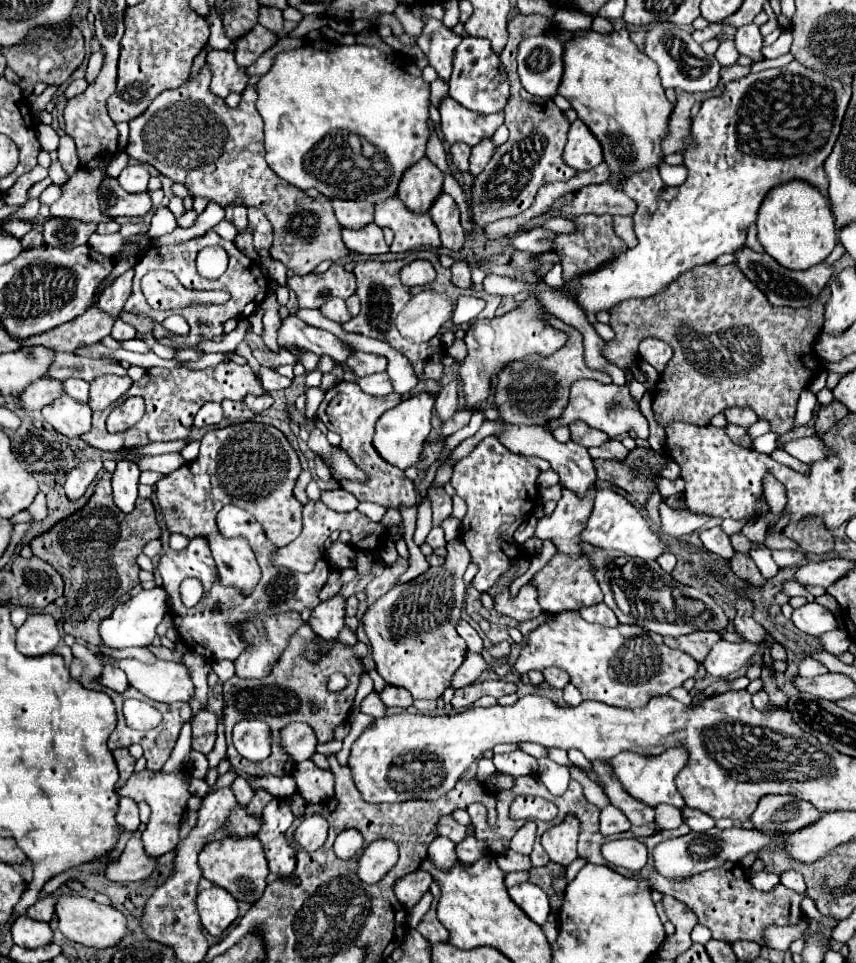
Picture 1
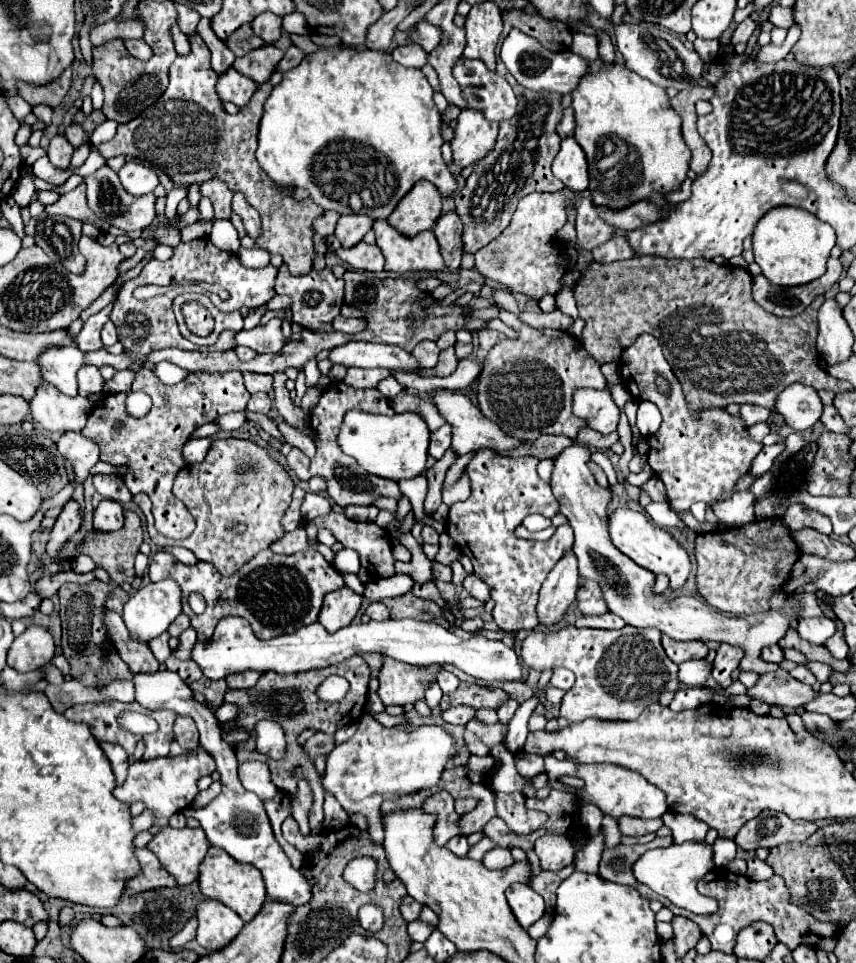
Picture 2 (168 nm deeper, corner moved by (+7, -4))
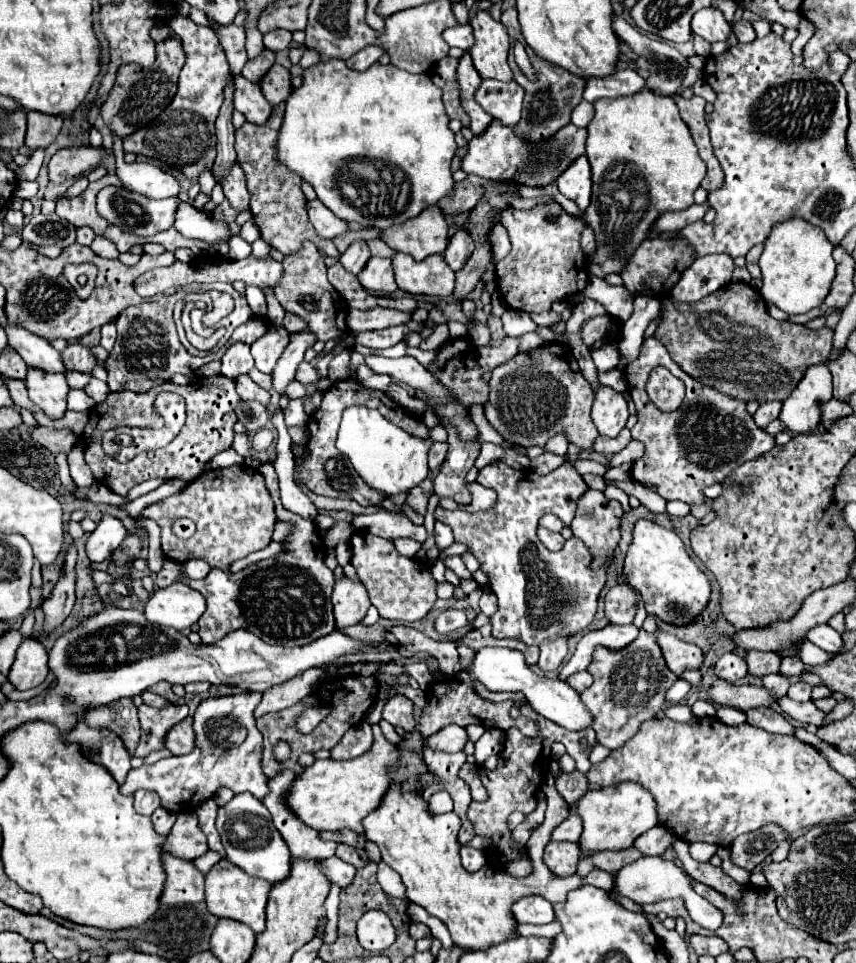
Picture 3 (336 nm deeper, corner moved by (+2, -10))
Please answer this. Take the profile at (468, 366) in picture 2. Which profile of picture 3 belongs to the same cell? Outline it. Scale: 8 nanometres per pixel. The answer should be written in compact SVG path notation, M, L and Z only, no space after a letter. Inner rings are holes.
M505 338L499 346L493 348L479 348L477 358L481 362L481 368L485 372L495 370L499 364L511 360L519 352L519 340L517 338Z

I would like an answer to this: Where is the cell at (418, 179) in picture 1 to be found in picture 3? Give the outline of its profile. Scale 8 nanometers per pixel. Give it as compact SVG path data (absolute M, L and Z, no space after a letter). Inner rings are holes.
M437 206L423 210L423 214L411 218L401 226L391 226L383 230L381 238L389 248L409 254L417 262L433 254L443 254L449 244L447 222Z

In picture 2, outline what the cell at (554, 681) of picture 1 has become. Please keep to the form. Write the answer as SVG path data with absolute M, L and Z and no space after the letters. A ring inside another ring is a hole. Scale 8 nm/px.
M556 668L552 678L550 678L550 686L560 688L560 690L570 690L572 682L574 682L574 674L566 668Z

